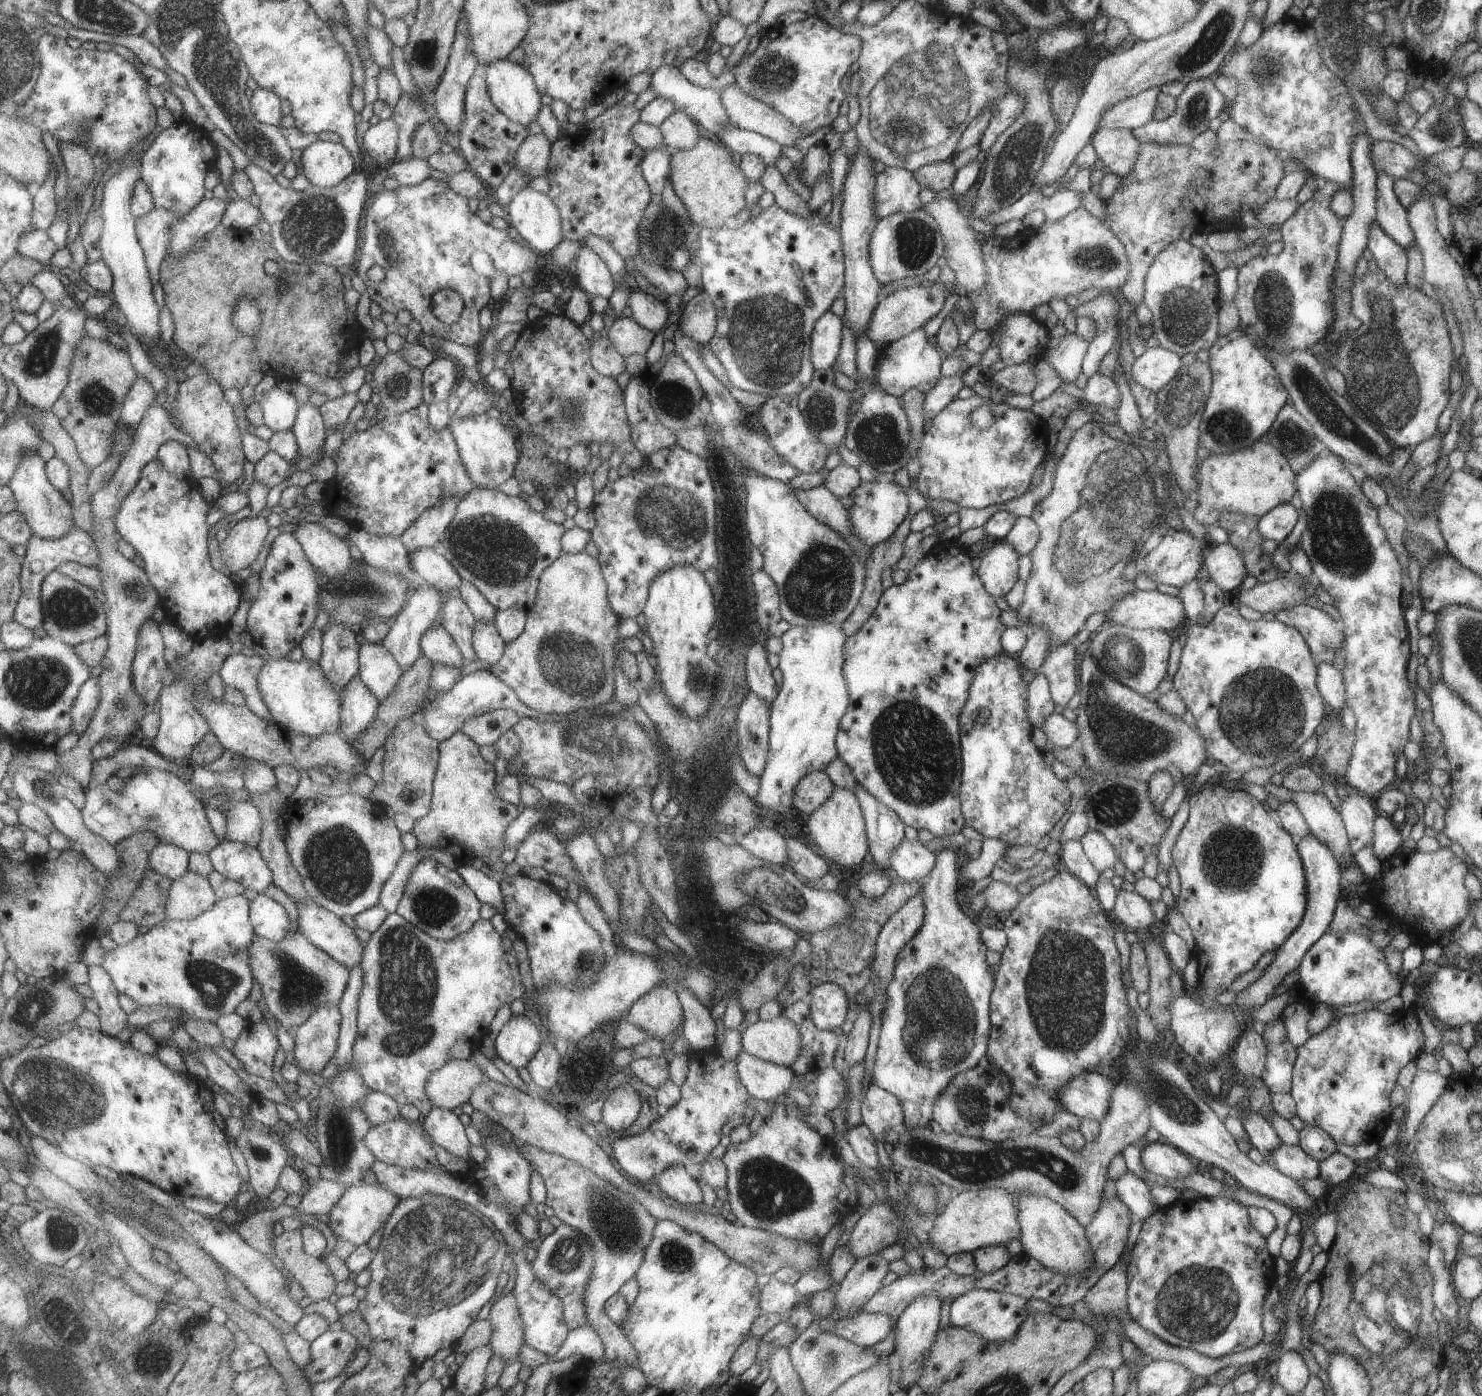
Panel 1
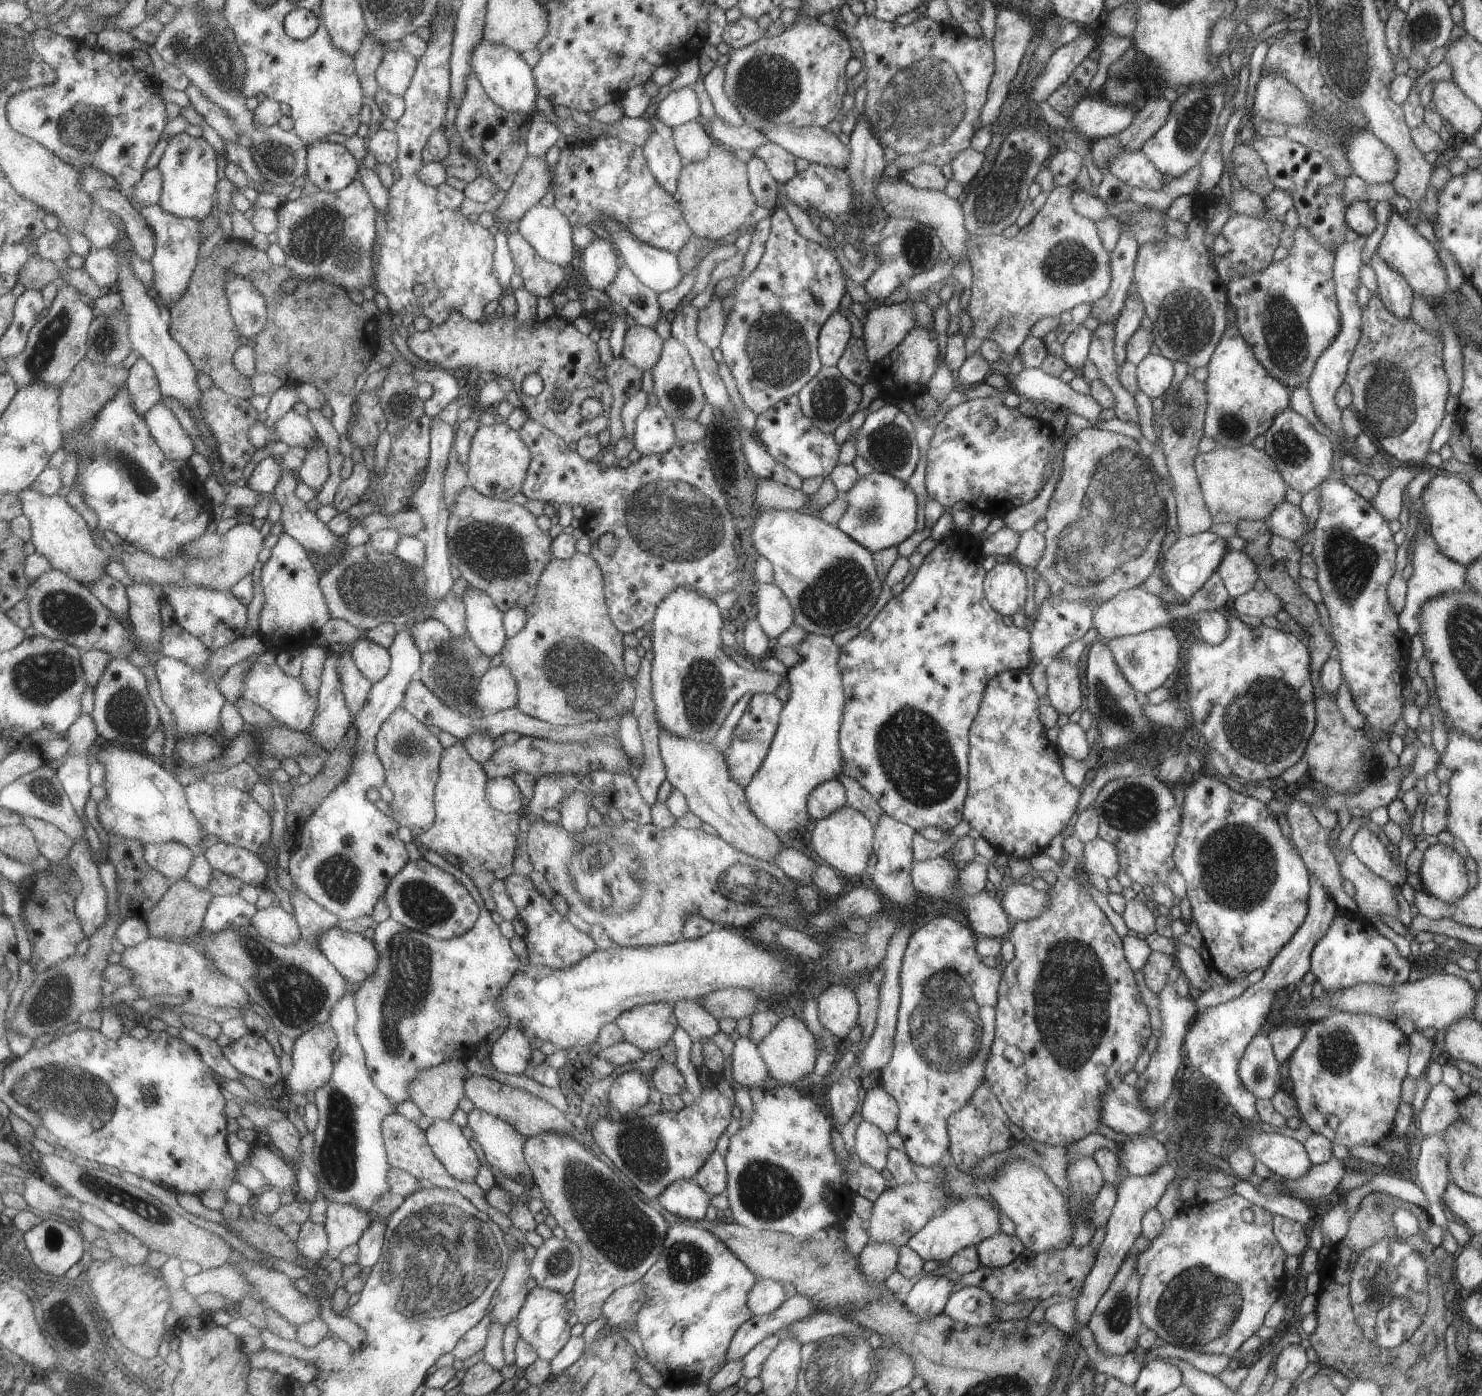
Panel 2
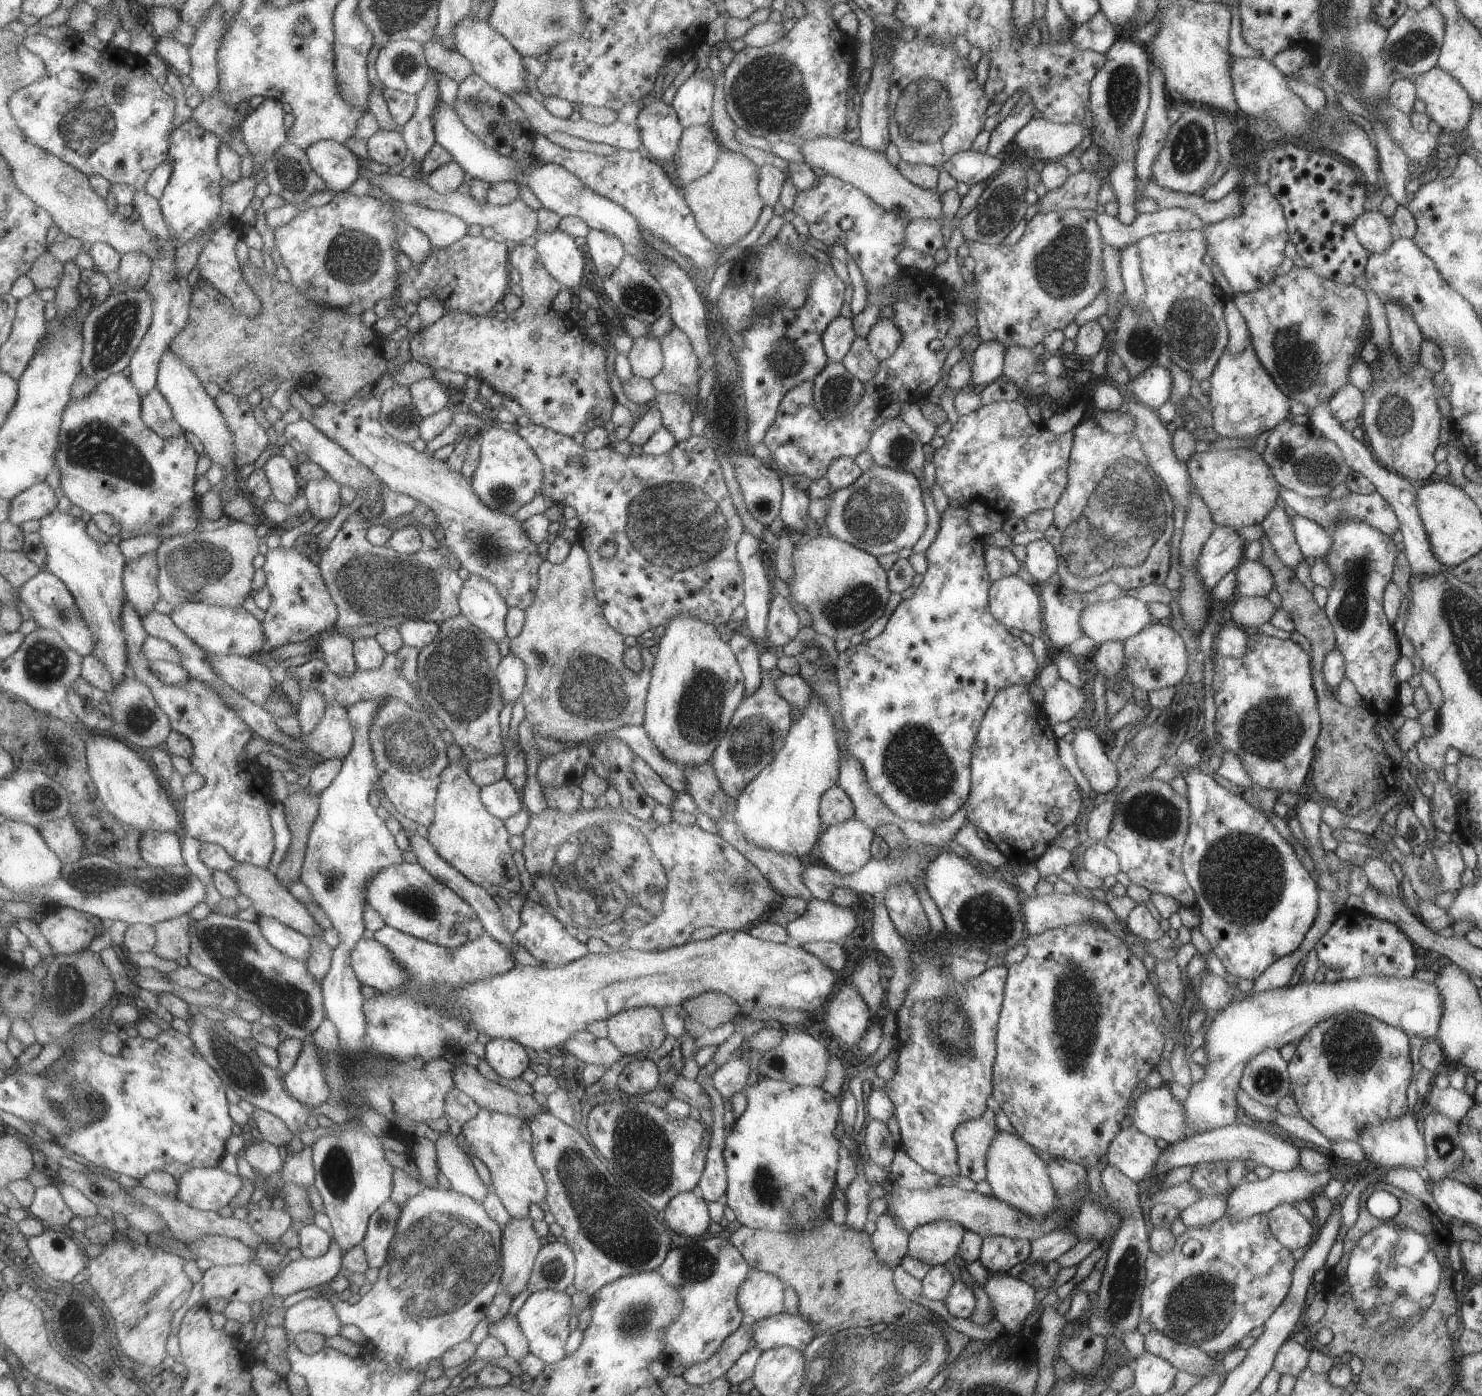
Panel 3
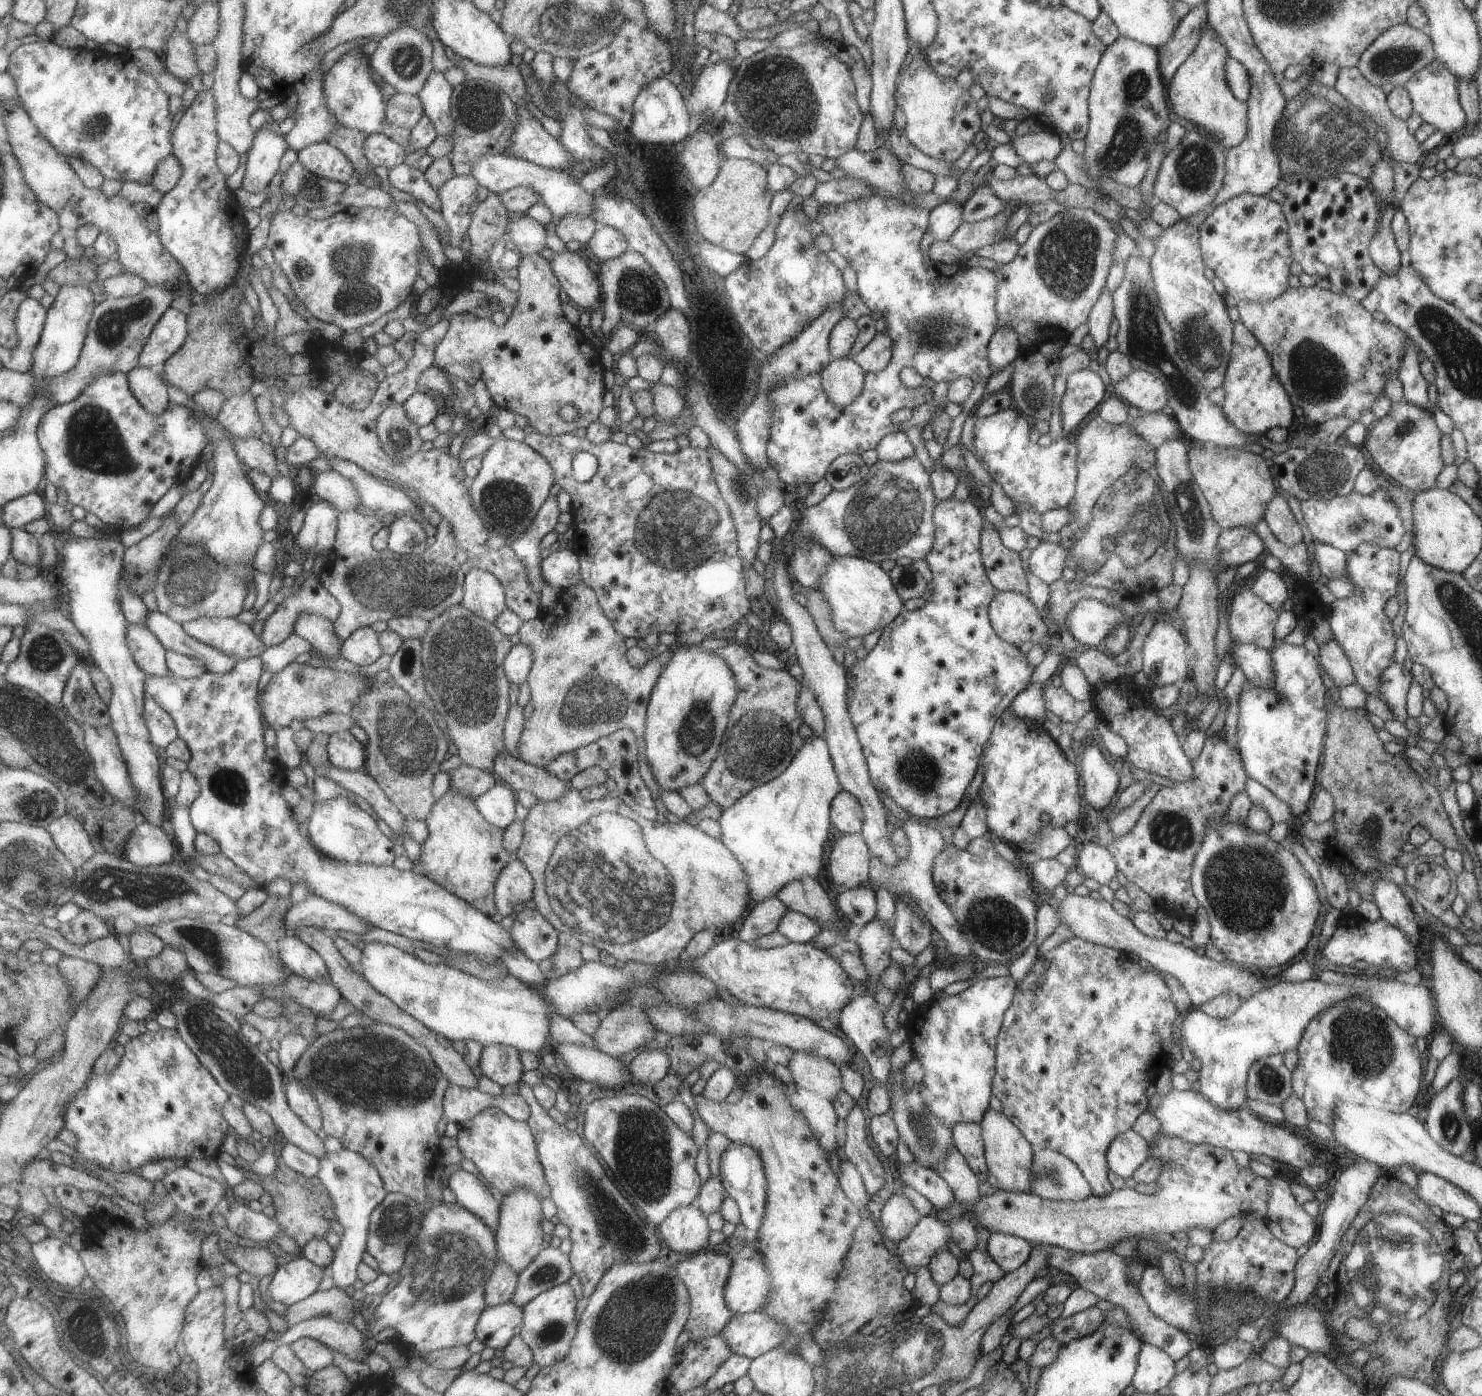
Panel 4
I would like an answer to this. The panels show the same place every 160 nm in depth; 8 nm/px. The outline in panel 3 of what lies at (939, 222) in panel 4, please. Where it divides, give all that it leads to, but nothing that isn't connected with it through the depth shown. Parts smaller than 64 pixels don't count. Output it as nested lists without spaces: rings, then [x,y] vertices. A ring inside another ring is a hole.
[[[937,220],[908,221],[903,230],[903,238],[905,247],[919,250],[923,256],[932,257],[939,248],[944,248],[941,226]]]

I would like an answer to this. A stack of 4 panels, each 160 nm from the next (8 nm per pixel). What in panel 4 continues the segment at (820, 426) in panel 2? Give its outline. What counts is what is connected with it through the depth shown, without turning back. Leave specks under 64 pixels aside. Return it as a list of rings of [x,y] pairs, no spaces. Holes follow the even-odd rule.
[[[849,357],[831,359],[819,372],[820,386],[829,404],[849,406],[861,393],[864,371]]]

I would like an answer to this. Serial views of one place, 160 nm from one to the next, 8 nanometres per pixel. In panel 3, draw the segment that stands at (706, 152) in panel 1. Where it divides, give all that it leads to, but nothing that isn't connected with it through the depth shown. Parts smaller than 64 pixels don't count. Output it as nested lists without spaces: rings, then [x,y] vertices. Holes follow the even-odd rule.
[[[722,148],[717,154],[713,167],[685,184],[682,195],[691,210],[698,230],[713,245],[725,246],[731,251],[733,243],[755,227],[761,209],[764,207],[757,196],[758,167],[741,153]]]

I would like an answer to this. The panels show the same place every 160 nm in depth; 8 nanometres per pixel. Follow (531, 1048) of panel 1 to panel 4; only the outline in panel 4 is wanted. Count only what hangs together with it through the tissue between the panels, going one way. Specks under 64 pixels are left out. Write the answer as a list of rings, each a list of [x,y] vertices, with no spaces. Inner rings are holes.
[[[510,1045],[485,1046],[480,1063],[482,1075],[501,1087],[520,1083],[526,1071],[523,1070],[519,1052]]]

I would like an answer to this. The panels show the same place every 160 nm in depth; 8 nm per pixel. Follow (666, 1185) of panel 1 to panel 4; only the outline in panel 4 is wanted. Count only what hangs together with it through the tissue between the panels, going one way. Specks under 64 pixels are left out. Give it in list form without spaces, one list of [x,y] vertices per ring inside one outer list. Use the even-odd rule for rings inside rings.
[[[691,1204],[677,1206],[657,1226],[658,1236],[673,1252],[691,1255],[708,1245],[709,1228],[706,1217]]]

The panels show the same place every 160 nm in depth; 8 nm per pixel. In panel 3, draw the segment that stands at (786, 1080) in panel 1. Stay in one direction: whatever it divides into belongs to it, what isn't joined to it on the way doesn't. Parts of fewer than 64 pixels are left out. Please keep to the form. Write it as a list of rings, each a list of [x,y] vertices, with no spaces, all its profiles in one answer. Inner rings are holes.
[[[731,1058],[712,1074],[712,1084],[722,1098],[729,1100],[735,1092],[745,1087],[749,1071],[747,1062],[741,1058]]]

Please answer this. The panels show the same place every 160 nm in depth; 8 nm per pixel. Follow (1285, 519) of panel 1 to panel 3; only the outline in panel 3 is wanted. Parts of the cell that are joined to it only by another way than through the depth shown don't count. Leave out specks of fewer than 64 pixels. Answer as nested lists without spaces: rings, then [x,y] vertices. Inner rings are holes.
[[[1288,512],[1288,515],[1291,528],[1293,528],[1293,538],[1295,538],[1303,557],[1323,560],[1331,546],[1331,538],[1326,530],[1323,530],[1319,524],[1302,518],[1296,513]]]

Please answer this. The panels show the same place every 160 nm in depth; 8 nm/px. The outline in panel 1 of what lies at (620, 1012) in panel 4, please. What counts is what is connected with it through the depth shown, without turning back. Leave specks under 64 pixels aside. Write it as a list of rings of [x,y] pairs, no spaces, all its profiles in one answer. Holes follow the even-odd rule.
[[[659,985],[641,995],[623,1017],[651,1037],[672,1039],[682,1024],[682,1008],[675,992]]]

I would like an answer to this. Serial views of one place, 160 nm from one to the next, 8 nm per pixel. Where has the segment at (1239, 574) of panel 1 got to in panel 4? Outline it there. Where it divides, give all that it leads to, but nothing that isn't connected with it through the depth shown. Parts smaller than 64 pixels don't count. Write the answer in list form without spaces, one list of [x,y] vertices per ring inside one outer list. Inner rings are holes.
[[[1265,568],[1258,571],[1259,574],[1257,574],[1250,590],[1262,602],[1265,602],[1265,604],[1279,614],[1279,606],[1288,599],[1287,584],[1281,578],[1281,574],[1275,574],[1265,570]]]

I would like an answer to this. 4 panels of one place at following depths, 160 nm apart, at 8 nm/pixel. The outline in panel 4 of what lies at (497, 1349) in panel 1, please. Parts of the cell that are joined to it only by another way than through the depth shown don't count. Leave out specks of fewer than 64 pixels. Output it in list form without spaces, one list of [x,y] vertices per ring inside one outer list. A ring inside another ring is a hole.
[[[517,1188],[511,1194],[504,1194],[502,1198],[501,1221],[497,1234],[498,1248],[502,1253],[502,1260],[507,1262],[517,1274],[529,1267],[543,1248],[543,1232],[541,1232],[541,1202],[537,1194],[529,1188]]]

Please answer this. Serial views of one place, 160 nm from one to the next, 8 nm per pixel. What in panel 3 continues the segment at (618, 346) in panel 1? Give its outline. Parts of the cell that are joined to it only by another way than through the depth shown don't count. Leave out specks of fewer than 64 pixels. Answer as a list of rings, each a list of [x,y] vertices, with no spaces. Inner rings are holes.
[[[653,336],[632,339],[631,350],[627,352],[626,356],[634,376],[651,381],[651,378],[661,371],[660,343]]]

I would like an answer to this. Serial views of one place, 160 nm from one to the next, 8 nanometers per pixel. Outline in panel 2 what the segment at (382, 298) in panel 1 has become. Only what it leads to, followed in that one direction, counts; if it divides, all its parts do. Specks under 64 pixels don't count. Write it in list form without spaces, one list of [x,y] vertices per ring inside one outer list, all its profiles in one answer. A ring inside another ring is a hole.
[[[451,10],[441,12],[433,22],[428,50],[419,58],[412,86],[404,95],[407,112],[395,128],[399,136],[397,169],[401,177],[390,189],[389,214],[384,215],[387,228],[377,236],[374,258],[375,290],[387,297],[391,313],[401,316],[410,313],[415,318],[427,316],[435,326],[445,324],[453,312],[461,312],[471,321],[482,321],[486,319],[485,306],[493,300],[499,302],[506,293],[493,270],[495,236],[463,214],[464,192],[449,184],[428,186],[419,178],[424,165],[423,150],[447,116],[456,19],[457,11]],[[419,284],[425,288],[422,296],[415,294],[415,286]]]

